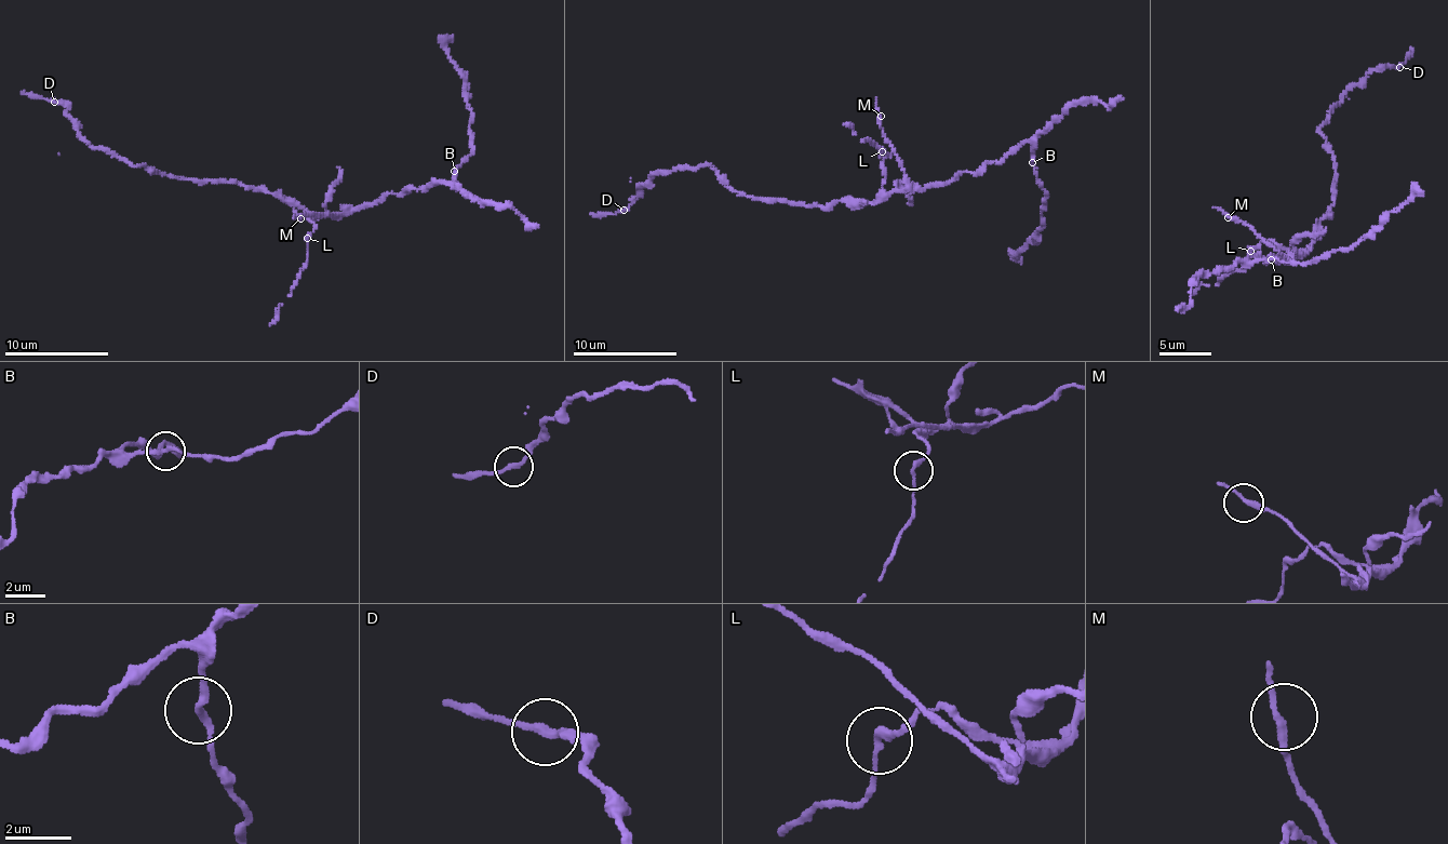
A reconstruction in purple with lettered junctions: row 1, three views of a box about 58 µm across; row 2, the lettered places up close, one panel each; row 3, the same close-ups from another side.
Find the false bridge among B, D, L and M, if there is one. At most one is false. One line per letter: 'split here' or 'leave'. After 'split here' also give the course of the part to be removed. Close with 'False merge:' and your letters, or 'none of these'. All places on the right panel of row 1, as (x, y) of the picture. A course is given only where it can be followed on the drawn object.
B: leave
D: leave
L: leave
M: leave
False merge: none of these

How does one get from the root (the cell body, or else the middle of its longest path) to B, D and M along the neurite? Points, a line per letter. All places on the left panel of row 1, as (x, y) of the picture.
B: (319, 215), (351, 213), (389, 193), (425, 189), (442, 183), (450, 184), (454, 171)
D: (319, 215), (243, 185), (178, 179), (139, 164), (130, 165), (115, 153), (86, 144), (66, 103), (54, 102)
M: (319, 215), (336, 214), (335, 217), (302, 214), (300, 218)

